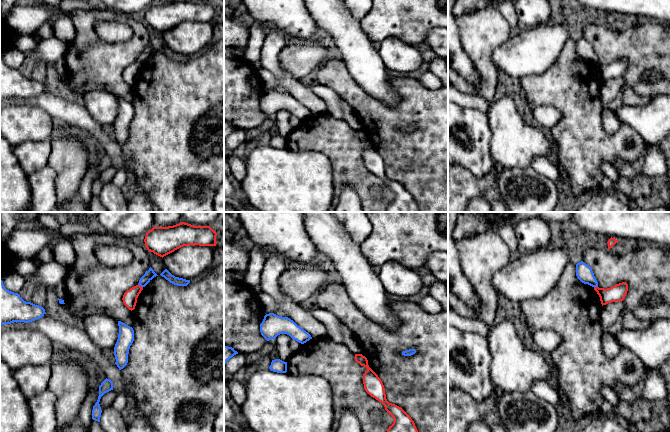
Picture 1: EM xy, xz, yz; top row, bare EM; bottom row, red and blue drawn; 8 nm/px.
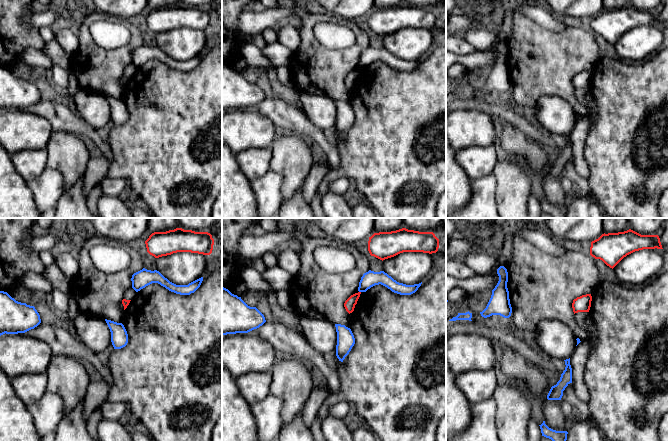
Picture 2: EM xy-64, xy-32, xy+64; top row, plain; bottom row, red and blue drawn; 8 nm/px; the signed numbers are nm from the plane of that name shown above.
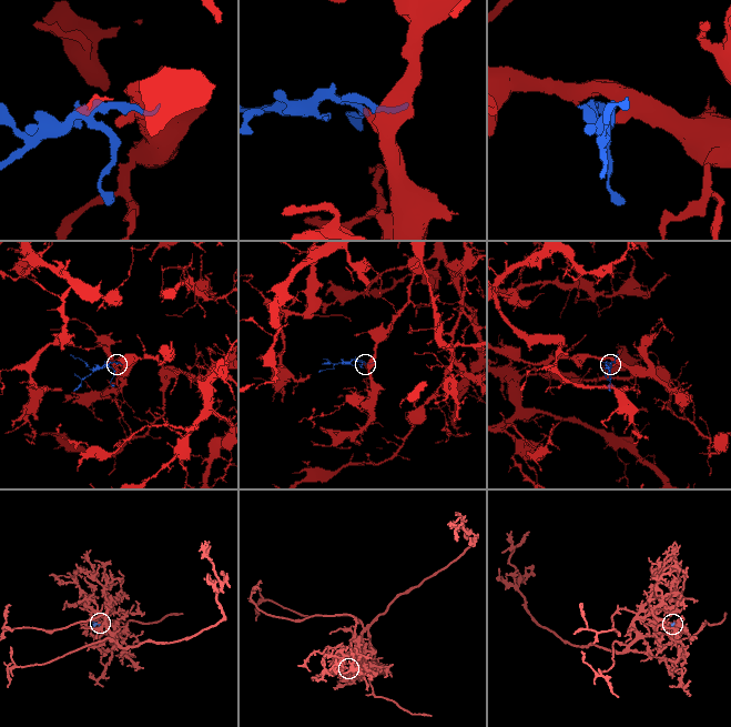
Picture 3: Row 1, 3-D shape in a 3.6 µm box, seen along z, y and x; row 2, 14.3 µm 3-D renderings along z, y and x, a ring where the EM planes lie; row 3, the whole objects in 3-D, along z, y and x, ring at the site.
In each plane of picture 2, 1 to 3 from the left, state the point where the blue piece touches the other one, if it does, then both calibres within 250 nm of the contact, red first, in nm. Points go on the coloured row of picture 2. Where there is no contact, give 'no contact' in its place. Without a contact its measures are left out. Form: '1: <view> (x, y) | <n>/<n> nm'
1: no contact
2: no contact
3: no contact

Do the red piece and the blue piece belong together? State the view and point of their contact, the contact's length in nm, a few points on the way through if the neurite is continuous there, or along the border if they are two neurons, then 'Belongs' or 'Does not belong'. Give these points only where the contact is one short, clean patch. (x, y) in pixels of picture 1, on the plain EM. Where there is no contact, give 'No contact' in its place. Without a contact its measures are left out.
Touches red at xy (139, 61). Shared border 50 nm. Boundary: xy (138, 60), (142, 63). Does not belong

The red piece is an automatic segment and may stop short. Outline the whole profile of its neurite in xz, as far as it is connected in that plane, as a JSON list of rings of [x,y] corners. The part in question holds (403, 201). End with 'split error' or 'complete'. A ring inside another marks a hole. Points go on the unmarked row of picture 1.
[[[355,130],[355,137],[367,144],[363,150],[365,167],[381,178],[387,189],[394,195],[393,200],[387,205],[386,212],[419,212],[411,193],[401,183],[387,177],[384,161],[378,151],[369,143],[367,134],[362,130]]]; complete

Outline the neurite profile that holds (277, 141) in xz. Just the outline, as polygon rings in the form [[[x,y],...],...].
[[[280,135],[272,136],[269,145],[277,149],[286,149],[287,148],[287,138],[284,138]]]

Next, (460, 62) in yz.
[[[448,0],[448,54],[451,56],[451,67],[472,85],[480,83],[480,75],[471,59],[461,48],[453,6],[456,0]]]

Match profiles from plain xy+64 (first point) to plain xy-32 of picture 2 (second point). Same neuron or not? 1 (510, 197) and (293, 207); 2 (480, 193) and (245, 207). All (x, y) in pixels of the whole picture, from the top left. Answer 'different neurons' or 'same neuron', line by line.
1: different neurons
2: different neurons

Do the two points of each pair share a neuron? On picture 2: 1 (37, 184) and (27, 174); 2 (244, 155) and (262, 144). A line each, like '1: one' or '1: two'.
1: two
2: one

